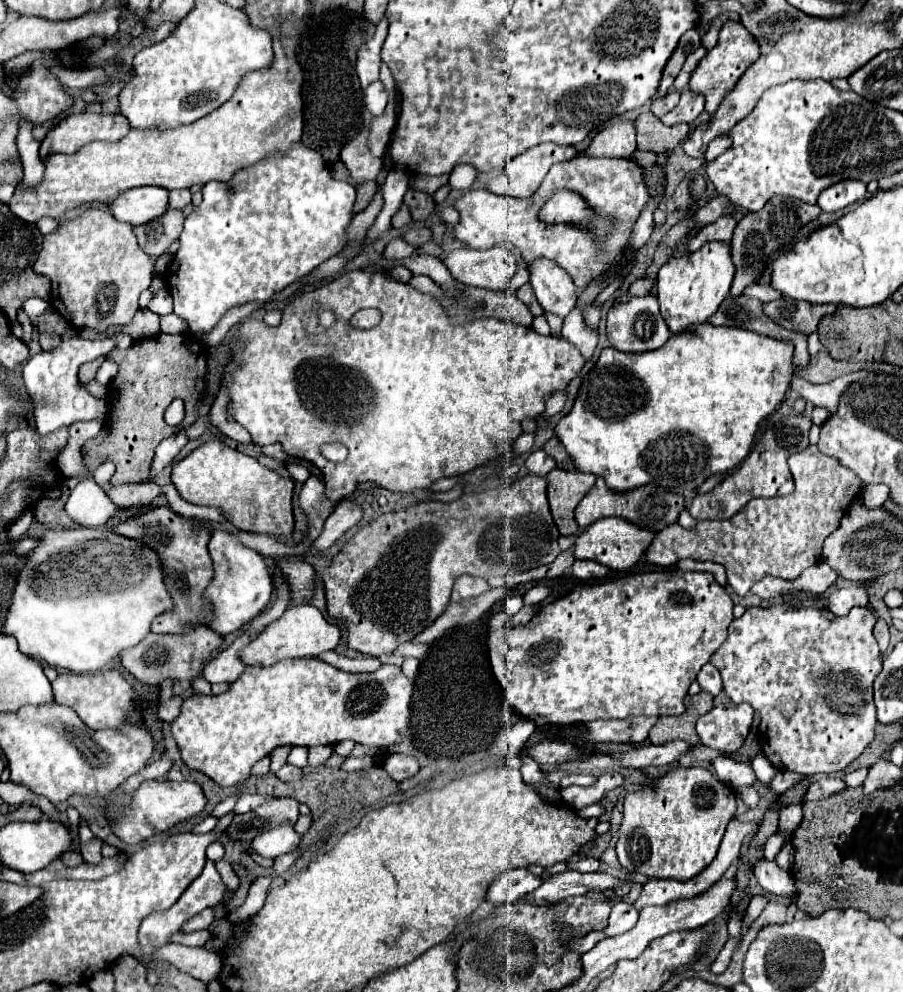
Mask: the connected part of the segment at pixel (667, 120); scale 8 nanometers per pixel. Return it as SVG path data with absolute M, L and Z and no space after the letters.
M684 90L678 106L674 110L670 110L668 114L662 114L660 120L666 126L674 126L674 124L680 124L680 122L692 124L702 112L704 112L704 96L690 92L690 90Z

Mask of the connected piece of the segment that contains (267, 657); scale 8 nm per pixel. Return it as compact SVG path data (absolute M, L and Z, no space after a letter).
M298 606L298 608L286 608L286 612L274 620L272 624L268 624L242 652L240 652L240 660L244 660L244 664L252 664L252 666L272 666L280 660L288 660L288 658L316 658L326 650L334 650L340 644L342 632L338 626L330 624L322 612L312 606Z

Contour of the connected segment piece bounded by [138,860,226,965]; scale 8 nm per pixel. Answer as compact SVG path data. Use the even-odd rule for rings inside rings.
M208 860L206 866L204 866L204 870L202 870L202 874L196 878L196 882L192 882L192 886L188 886L188 890L176 900L176 904L174 904L172 908L168 908L168 912L154 912L152 916L148 916L148 918L140 924L138 940L140 940L140 944L144 946L144 948L140 948L140 950L142 950L142 964L146 965L150 962L152 951L160 948L160 946L164 946L164 944L168 944L168 942L170 942L170 936L176 934L176 932L180 932L182 926L184 926L192 916L196 916L196 914L202 912L204 908L210 908L210 906L216 906L216 904L224 902L224 896L226 896L226 886L224 886L220 874L218 874L216 868L214 868L214 862Z

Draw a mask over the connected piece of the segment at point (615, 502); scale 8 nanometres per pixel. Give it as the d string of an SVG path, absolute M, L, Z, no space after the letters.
M598 478L594 488L580 500L574 514L576 514L576 522L578 522L580 528L586 528L592 522L596 522L600 518L606 518L606 516L620 516L620 518L626 518L640 528L660 532L664 526L670 526L678 520L678 514L680 514L682 508L684 508L684 498L682 496L666 492L658 486L654 488L654 484L646 484L646 486L640 486L640 488L634 488L634 490L628 490L628 492L616 492L616 490L610 490L604 484L602 478Z

